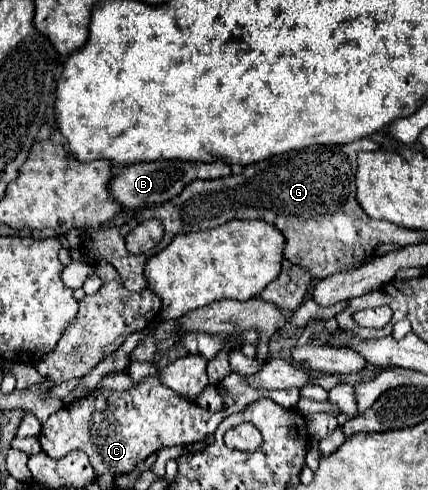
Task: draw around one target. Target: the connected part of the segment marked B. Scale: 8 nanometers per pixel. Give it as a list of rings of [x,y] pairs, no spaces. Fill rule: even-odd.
[[[142,162],[142,164],[132,164],[124,166],[120,172],[114,174],[114,178],[108,184],[108,190],[112,198],[122,204],[124,208],[136,210],[136,208],[146,208],[154,204],[164,204],[170,198],[178,196],[186,184],[192,180],[214,180],[214,178],[224,178],[230,174],[230,166],[224,162],[212,162],[212,164],[192,164],[192,162]]]

